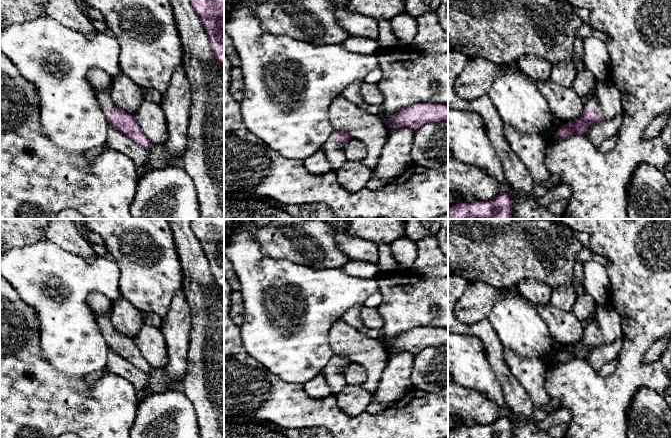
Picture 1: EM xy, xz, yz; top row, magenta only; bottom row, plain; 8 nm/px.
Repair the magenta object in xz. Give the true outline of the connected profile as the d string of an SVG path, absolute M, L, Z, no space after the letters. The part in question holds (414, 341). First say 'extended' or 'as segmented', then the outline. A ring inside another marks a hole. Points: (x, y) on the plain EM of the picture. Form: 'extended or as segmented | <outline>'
as segmented | M419 327L401 333L392 344L386 344L383 338L380 341L389 353L407 351L416 355L425 348L448 345L448 329Z

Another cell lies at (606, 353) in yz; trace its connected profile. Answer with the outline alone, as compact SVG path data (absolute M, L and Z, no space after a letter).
M619 337L614 342L604 344L586 358L587 362L595 372L598 372L604 365L616 360L623 347L624 337Z

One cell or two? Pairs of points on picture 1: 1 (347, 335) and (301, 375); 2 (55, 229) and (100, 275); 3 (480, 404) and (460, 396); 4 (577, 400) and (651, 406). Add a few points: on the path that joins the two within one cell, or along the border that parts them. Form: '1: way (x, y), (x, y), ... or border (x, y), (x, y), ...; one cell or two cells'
1: border (331, 325), (329, 346), (334, 353); two cells
2: border (61, 248), (83, 258); two cells
3: way (475, 404), (468, 404), (465, 401); one cell
4: border (646, 386), (636, 392), (631, 402), (626, 427); two cells

